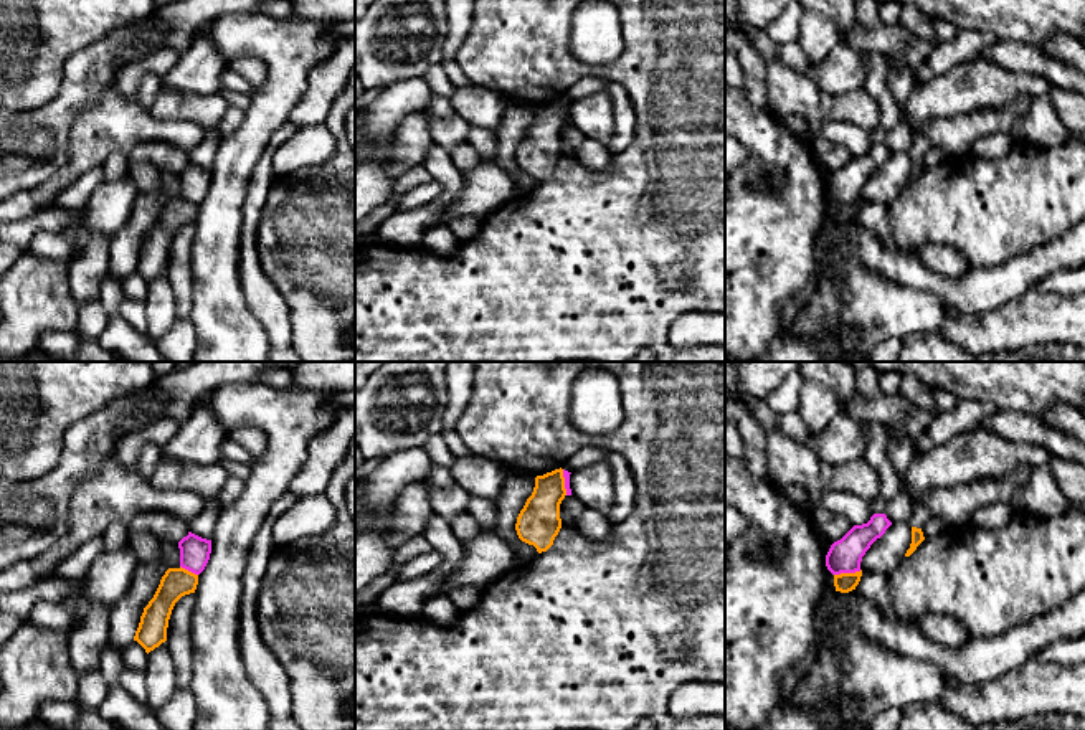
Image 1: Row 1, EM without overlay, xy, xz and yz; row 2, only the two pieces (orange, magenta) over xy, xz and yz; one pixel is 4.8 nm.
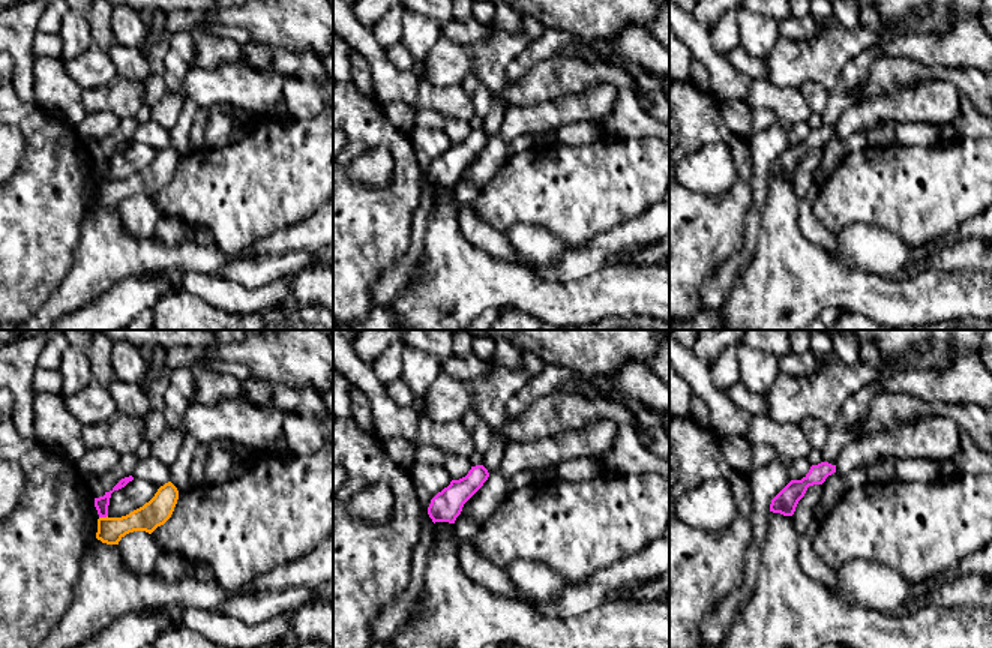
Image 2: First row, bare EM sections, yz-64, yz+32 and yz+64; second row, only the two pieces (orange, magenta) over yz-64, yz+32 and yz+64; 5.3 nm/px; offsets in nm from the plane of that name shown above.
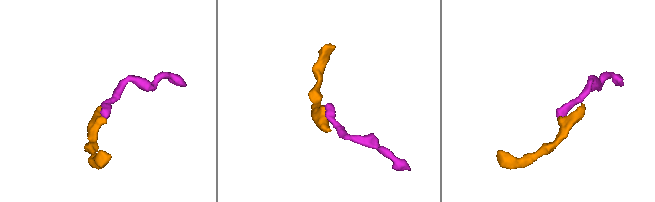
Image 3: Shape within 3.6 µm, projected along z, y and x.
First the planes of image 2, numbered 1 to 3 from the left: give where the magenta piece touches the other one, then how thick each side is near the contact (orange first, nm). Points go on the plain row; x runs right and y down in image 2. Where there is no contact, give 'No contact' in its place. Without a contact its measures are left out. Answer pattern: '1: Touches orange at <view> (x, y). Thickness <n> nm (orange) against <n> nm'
1: Touches orange at yz-64 (102, 182). Thickness 140 nm (orange) against 70 nm
2: No contact
3: No contact

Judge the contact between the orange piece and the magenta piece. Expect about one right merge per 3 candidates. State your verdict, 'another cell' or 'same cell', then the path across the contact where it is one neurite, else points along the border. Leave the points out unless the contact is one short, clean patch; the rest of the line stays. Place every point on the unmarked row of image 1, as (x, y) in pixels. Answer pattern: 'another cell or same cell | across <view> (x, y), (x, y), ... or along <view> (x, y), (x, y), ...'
another cell | along yz (861, 200), (834, 205)

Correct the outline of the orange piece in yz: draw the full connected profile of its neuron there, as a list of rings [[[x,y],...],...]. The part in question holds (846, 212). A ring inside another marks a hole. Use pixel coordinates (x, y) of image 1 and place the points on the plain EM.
[[[862,200],[855,201],[855,203],[834,205],[836,221],[849,223],[849,221],[855,220],[855,216],[860,211],[860,206],[862,206]]]

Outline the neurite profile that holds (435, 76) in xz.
[[[443,63],[429,66],[423,74],[426,84],[433,94],[449,97],[452,96],[456,86],[448,78]]]

